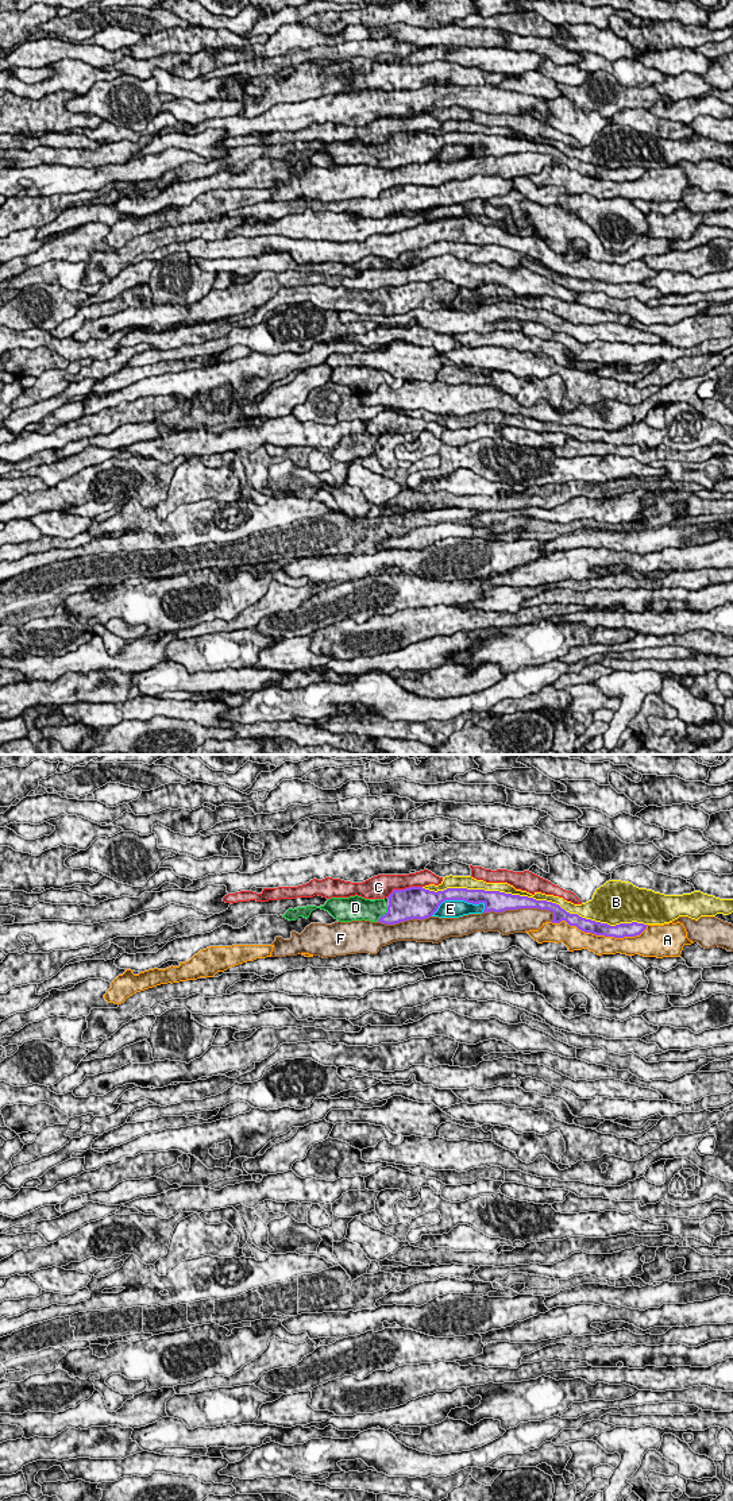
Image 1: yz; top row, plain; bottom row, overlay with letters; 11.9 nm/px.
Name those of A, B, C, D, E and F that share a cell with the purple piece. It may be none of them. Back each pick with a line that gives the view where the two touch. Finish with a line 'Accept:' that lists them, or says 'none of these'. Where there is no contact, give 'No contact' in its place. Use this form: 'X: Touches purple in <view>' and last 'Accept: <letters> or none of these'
D: Touches purple in yz
Accept: D

